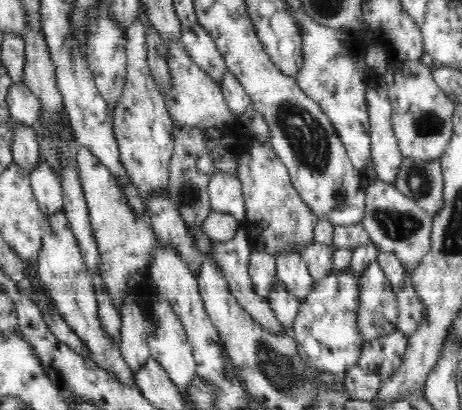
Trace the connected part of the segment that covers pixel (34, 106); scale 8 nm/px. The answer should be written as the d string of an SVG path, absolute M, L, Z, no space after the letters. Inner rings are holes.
M14 83L7 93L7 104L11 119L34 127L42 116L38 97L23 83Z

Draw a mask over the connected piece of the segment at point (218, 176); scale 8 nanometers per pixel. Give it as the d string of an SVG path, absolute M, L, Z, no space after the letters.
M214 171L207 191L212 212L224 213L238 221L238 224L245 221L245 198L238 173Z

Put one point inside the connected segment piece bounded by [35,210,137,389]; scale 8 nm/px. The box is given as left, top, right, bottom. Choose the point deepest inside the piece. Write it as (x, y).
(61, 268)

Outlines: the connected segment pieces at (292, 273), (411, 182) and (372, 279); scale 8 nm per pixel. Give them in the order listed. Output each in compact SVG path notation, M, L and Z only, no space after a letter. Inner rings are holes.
M284 254L275 259L277 280L283 283L285 289L300 301L306 300L315 281L309 273L307 264L300 255Z
M403 156L394 186L433 220L444 208L444 179L438 161L420 164Z
M370 260L360 276L360 304L358 304L358 329L364 340L371 341L379 336L394 332L397 320L397 293L391 289L388 279L377 260Z

